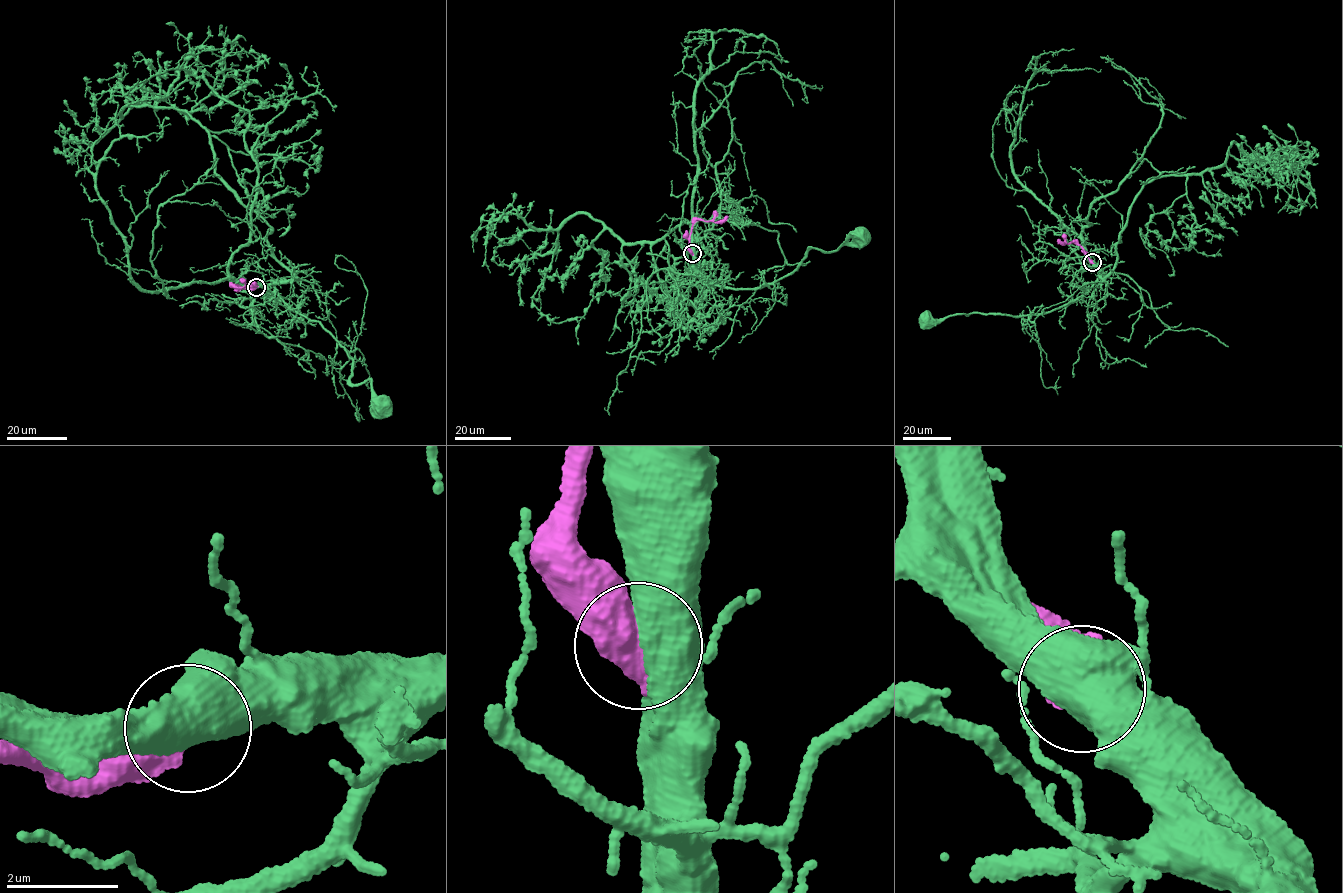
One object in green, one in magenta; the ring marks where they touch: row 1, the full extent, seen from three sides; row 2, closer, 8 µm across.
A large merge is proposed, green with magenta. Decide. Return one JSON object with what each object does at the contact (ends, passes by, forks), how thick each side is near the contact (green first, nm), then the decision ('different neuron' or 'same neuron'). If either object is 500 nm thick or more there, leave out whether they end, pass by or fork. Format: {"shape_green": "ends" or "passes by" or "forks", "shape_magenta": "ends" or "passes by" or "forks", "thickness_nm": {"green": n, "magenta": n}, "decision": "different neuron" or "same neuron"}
{"thickness_nm": {"green": 800, "magenta": 650}, "decision": "different neuron"}

